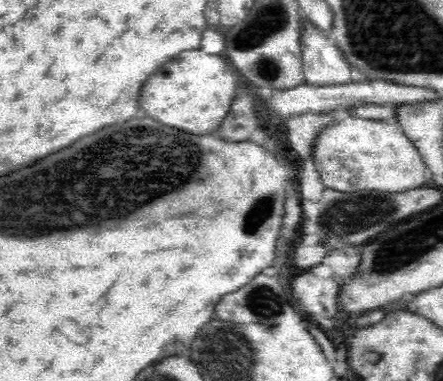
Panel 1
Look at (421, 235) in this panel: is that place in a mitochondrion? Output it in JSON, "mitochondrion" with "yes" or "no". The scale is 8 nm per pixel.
{"mitochondrion":"yes"}

